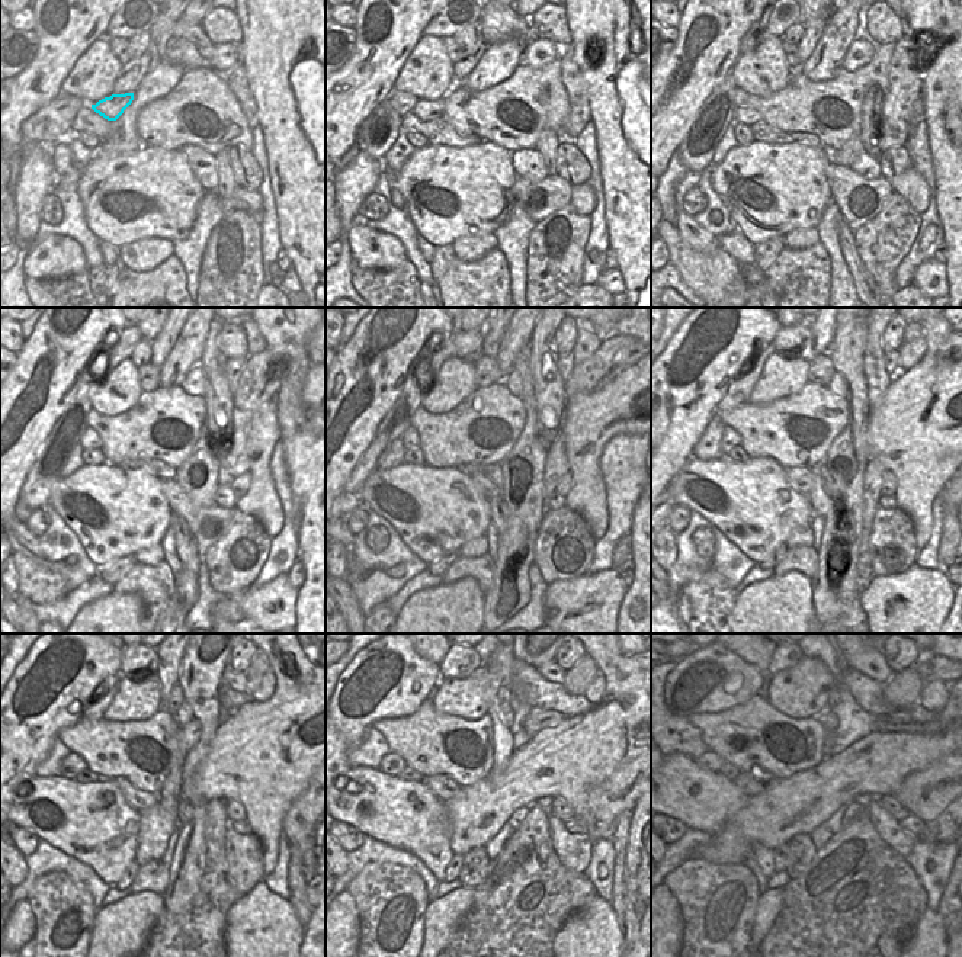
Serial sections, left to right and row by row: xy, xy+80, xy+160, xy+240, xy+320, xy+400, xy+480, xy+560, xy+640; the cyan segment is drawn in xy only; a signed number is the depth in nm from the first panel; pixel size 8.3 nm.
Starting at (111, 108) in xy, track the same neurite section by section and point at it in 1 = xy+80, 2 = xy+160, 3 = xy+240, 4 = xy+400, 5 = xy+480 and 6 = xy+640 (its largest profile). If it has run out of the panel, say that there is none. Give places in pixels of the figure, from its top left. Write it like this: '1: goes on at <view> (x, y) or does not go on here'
1: goes on at xy+80 (426, 111)
2: goes on at xy+160 (746, 115)
3: goes on at xy+240 (89, 440)
4: goes on at xy+400 (731, 439)
5: goes on at xy+480 (73, 764)
6: goes on at xy+640 (711, 761)

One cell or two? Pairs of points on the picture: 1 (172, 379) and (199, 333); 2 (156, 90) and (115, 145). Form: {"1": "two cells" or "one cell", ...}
{"1": "one cell", "2": "one cell"}

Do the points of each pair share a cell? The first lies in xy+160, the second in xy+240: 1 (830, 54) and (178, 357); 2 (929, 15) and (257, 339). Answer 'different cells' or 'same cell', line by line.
1: same cell
2: different cells

